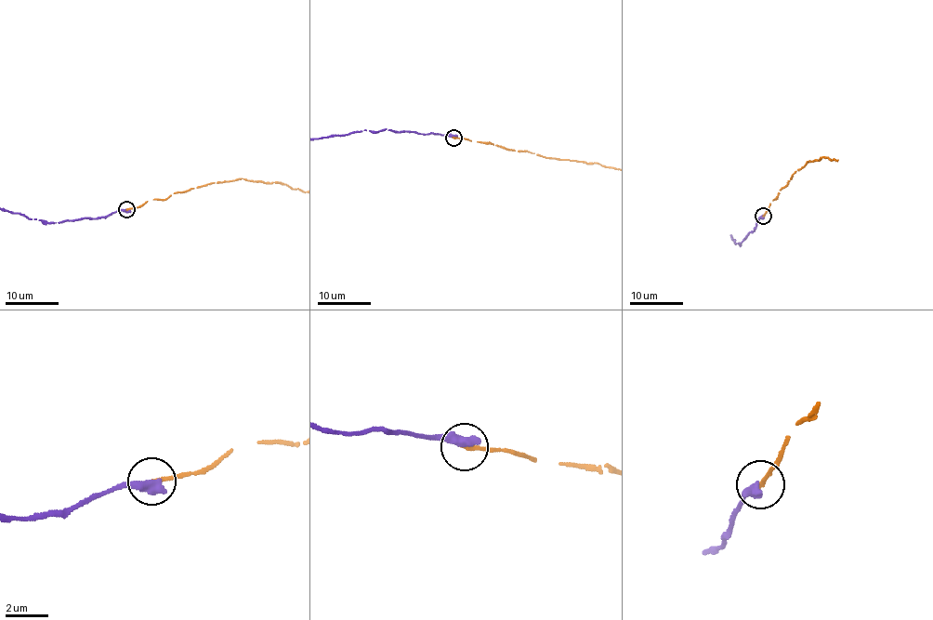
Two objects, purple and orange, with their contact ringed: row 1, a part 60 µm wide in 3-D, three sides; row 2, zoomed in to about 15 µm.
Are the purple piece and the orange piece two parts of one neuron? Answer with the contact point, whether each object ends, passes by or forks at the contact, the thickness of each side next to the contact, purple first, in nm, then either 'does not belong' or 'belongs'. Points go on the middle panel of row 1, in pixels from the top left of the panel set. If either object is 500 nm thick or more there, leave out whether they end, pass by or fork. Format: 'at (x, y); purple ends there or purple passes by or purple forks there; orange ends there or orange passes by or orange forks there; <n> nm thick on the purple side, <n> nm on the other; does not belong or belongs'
at (453, 138); 550 nm thick on the purple side, 200 nm on the other; does not belong

